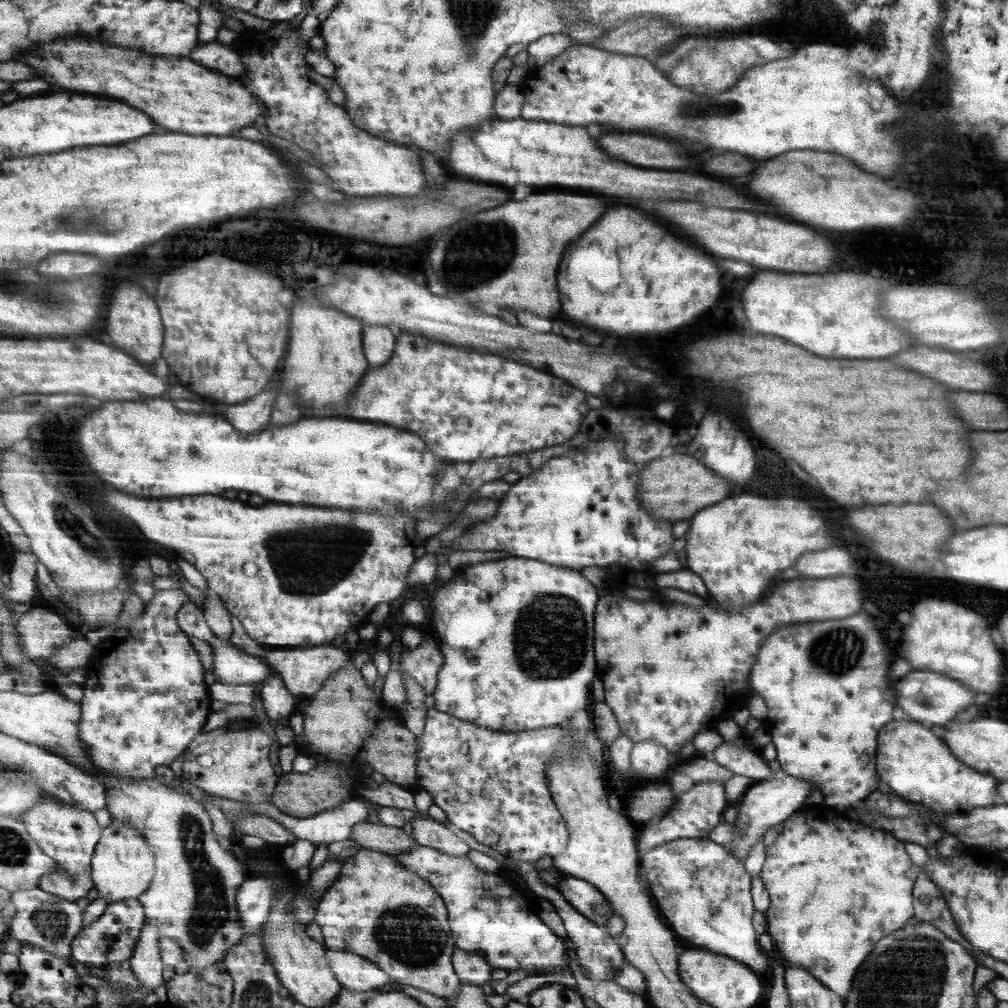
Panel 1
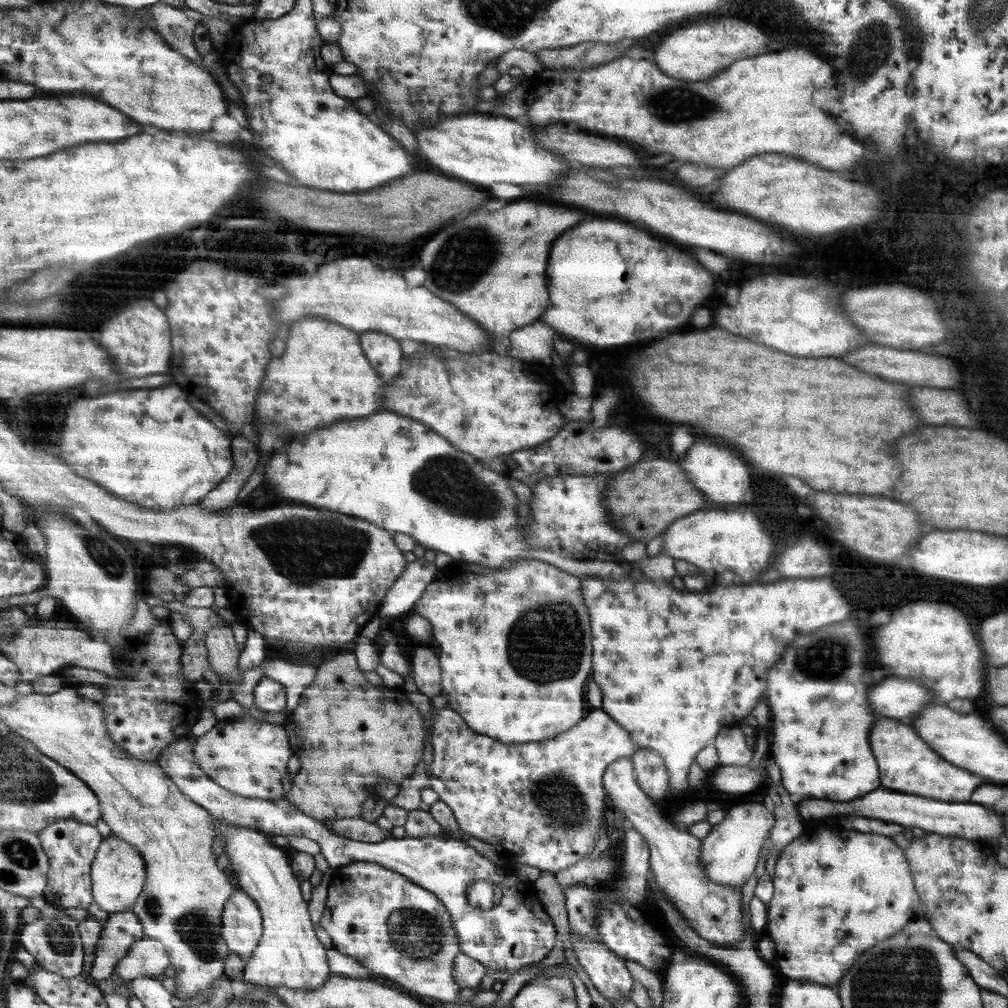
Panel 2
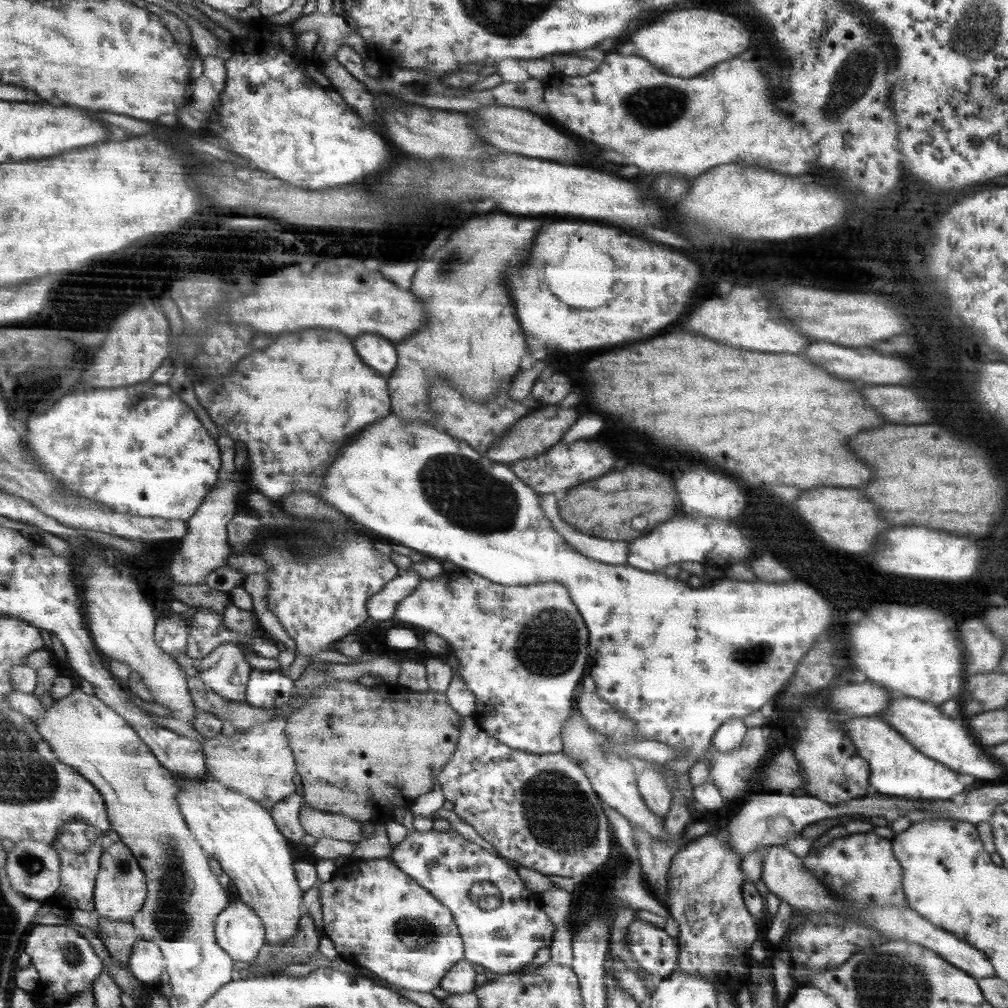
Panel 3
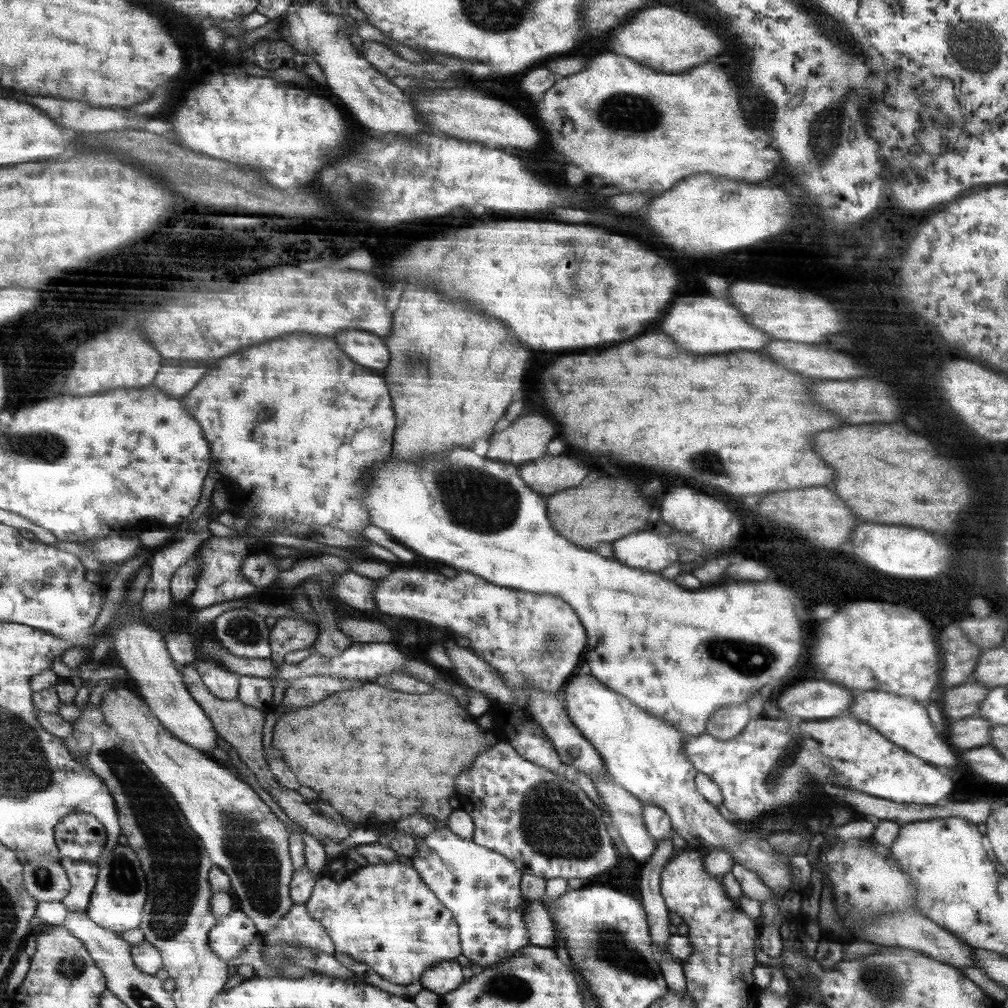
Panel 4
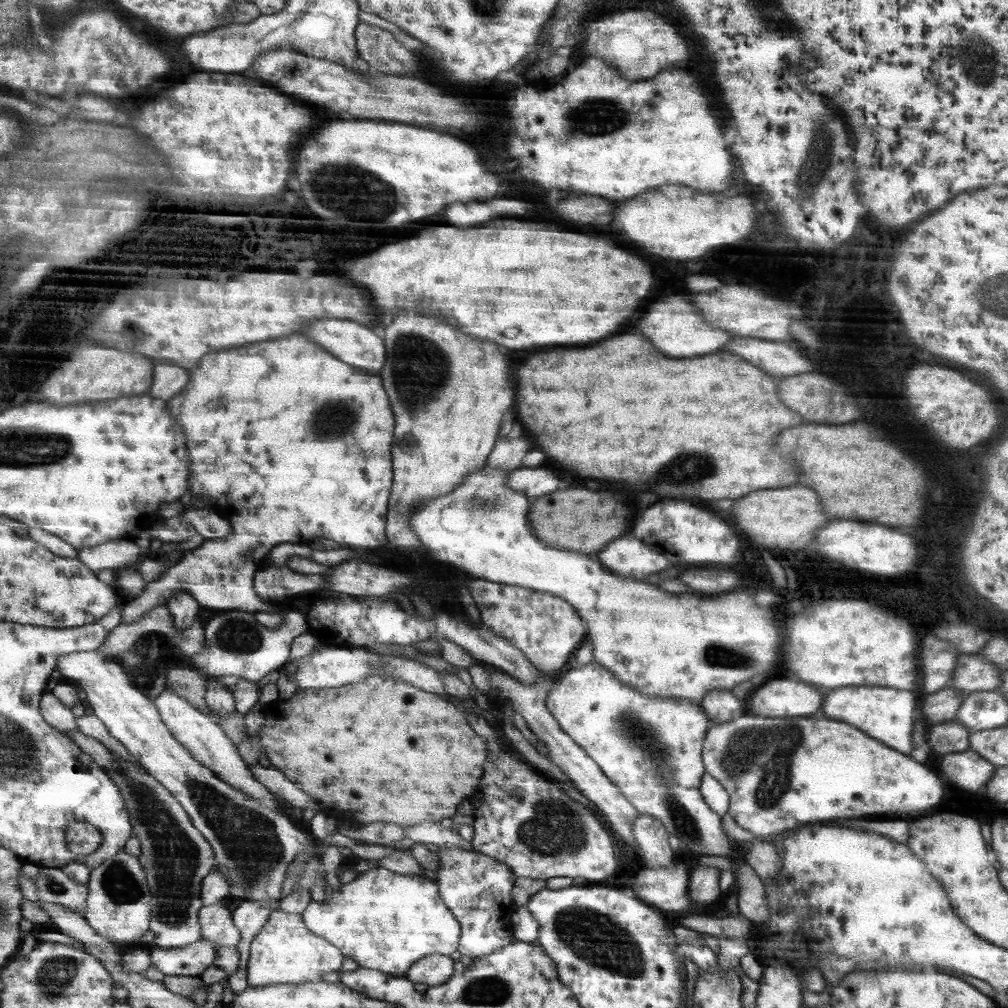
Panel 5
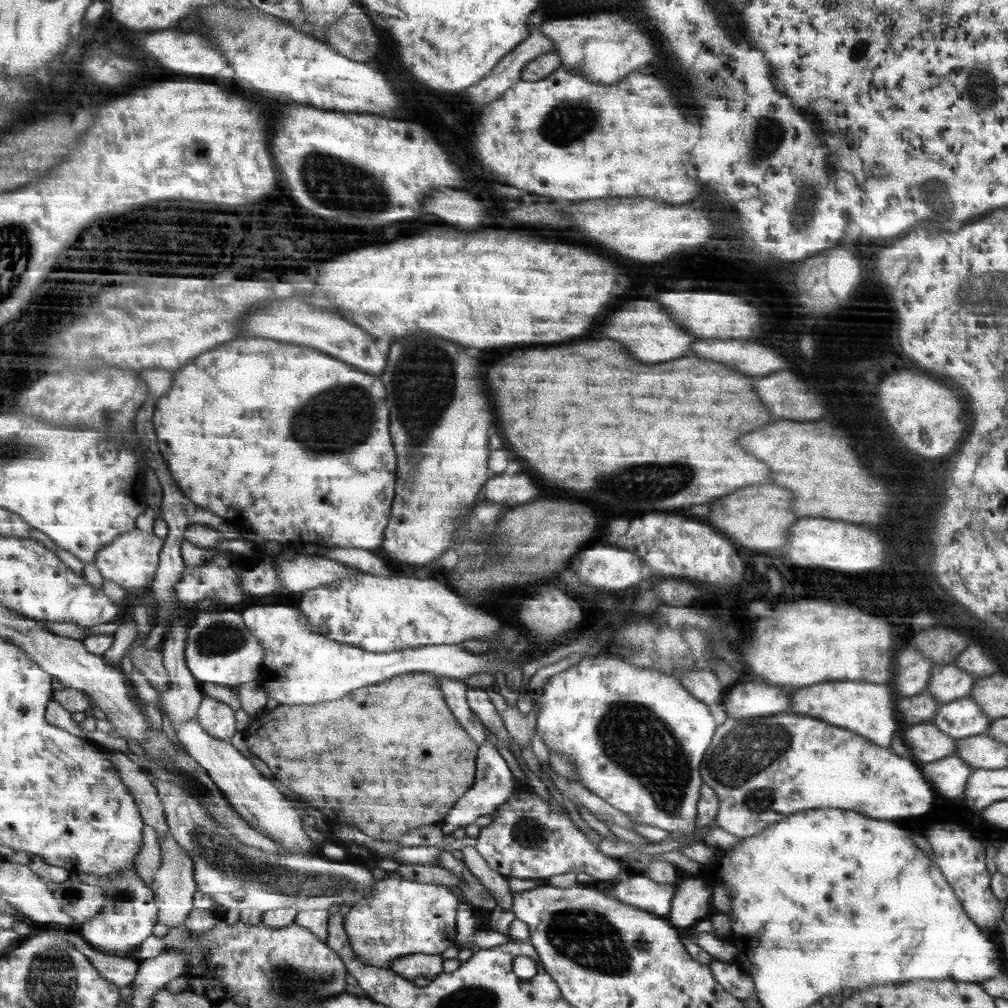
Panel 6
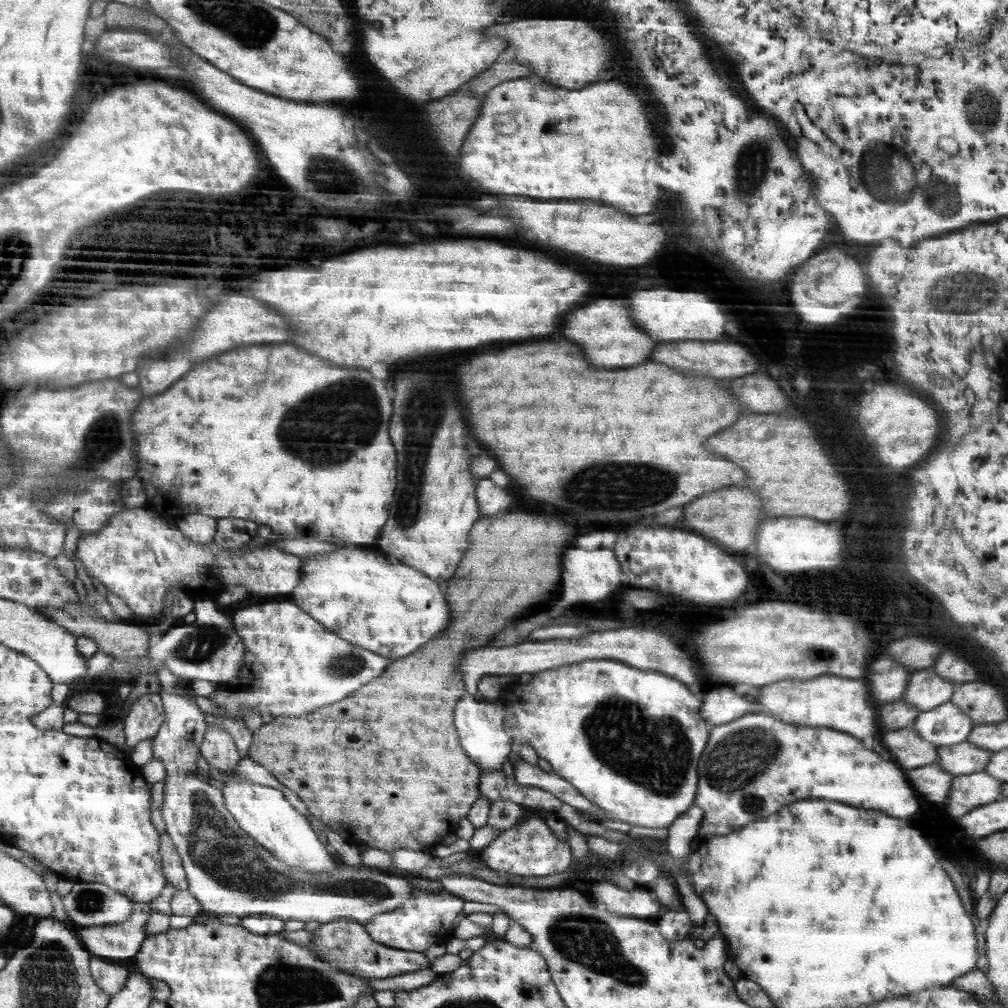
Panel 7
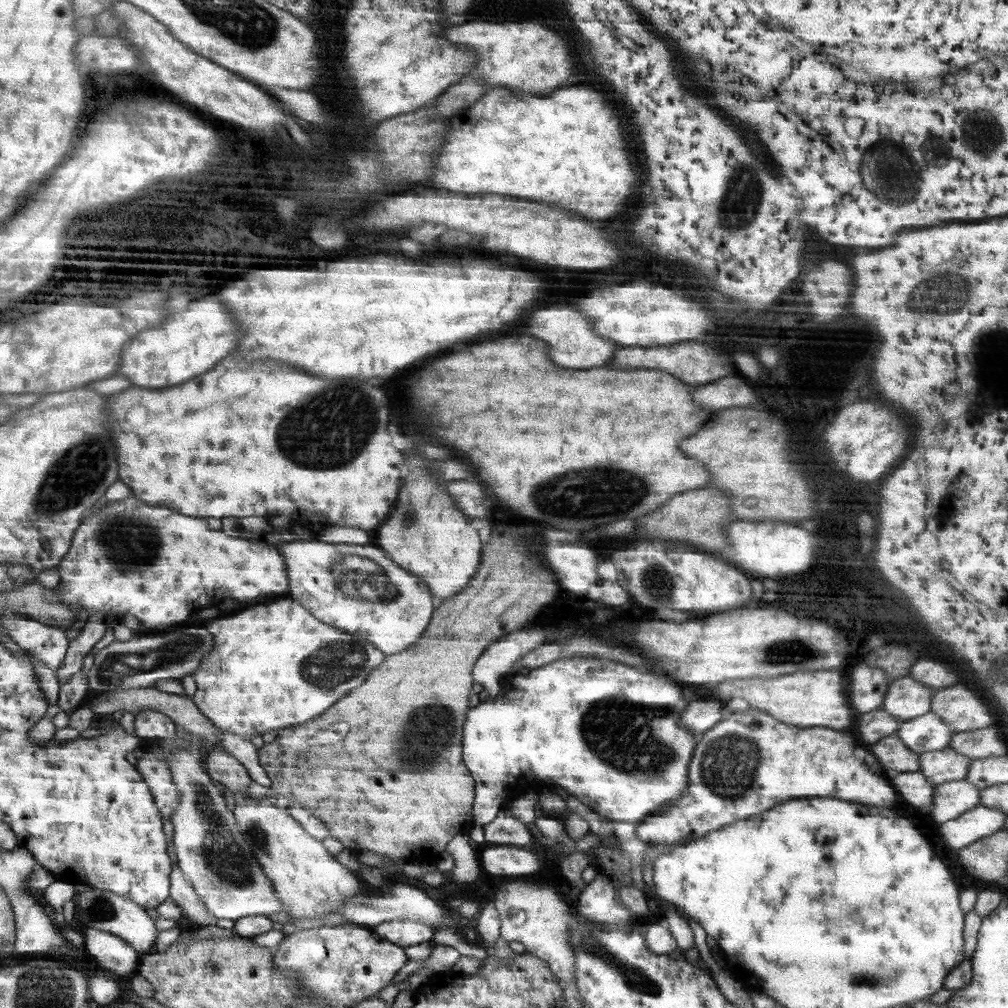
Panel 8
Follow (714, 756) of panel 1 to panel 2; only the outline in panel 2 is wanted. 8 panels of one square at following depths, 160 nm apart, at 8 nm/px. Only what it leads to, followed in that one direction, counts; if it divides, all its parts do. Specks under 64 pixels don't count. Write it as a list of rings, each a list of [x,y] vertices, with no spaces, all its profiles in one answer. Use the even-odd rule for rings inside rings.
[[[722,726],[718,730],[717,736],[714,737],[714,748],[716,749],[718,765],[743,767],[749,764],[752,752],[747,748],[745,737],[741,733],[739,726]]]

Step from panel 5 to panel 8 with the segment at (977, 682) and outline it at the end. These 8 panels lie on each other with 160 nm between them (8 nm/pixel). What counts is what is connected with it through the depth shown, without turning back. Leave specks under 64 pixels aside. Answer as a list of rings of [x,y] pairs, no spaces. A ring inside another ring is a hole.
[[[910,676],[891,681],[886,688],[882,709],[902,723],[930,712],[933,690],[929,690]]]

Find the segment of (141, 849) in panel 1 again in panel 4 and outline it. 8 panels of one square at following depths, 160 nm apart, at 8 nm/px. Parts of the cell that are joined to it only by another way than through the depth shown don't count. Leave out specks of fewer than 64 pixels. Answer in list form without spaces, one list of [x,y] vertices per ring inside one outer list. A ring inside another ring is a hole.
[[[129,844],[119,845],[100,866],[98,884],[88,908],[88,914],[99,926],[118,934],[140,928],[149,897],[149,886],[142,859]]]

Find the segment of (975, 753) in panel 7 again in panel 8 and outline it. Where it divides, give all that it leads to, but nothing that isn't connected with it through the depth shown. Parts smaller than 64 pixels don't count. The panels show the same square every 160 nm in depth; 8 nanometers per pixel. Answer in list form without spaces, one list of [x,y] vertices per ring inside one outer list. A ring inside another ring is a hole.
[[[947,748],[918,754],[919,772],[934,785],[953,782],[965,778],[969,768],[969,758]]]

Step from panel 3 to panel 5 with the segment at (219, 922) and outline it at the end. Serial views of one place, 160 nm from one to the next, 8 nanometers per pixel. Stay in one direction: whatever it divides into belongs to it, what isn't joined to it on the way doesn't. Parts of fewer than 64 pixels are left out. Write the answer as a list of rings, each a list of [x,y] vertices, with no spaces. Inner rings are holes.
[[[203,939],[178,949],[151,949],[152,966],[164,976],[200,977],[215,960],[216,942]]]

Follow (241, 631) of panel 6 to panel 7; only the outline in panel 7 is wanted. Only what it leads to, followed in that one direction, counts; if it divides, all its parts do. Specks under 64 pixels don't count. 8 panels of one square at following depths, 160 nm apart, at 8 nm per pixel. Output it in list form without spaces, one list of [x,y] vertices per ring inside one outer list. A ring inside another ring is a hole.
[[[211,600],[196,601],[194,614],[196,620],[192,624],[175,623],[150,640],[148,662],[154,670],[165,666],[177,678],[188,682],[197,679],[212,683],[232,681],[246,652],[241,637],[234,631],[231,614],[223,614]]]

